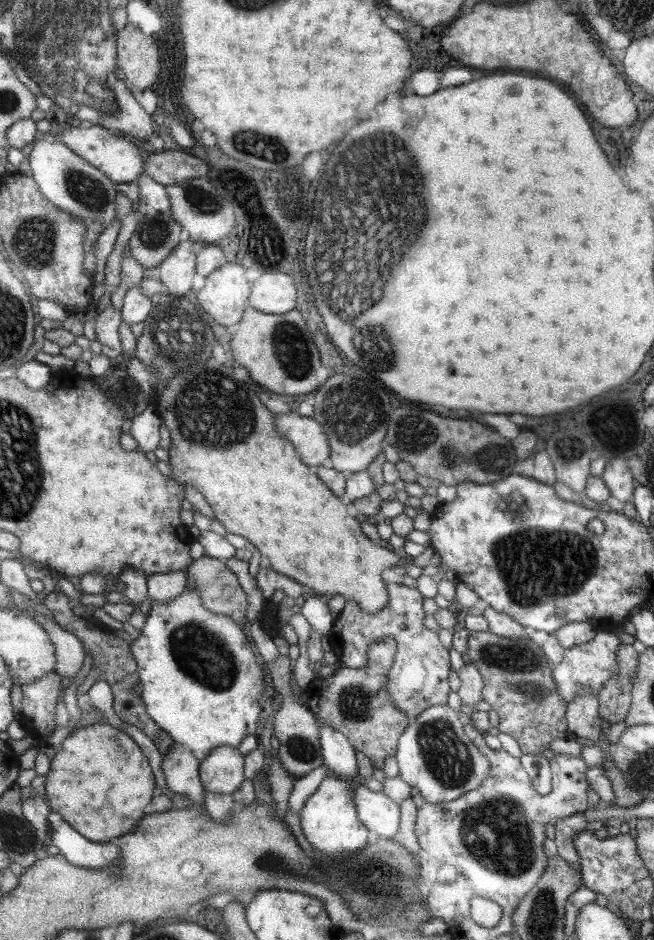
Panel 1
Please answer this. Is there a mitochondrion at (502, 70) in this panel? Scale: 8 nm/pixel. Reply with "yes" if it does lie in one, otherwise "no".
no

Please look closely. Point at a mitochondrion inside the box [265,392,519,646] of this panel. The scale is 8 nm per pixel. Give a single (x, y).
(416, 435)

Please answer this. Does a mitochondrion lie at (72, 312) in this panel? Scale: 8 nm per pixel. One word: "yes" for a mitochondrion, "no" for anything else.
no

